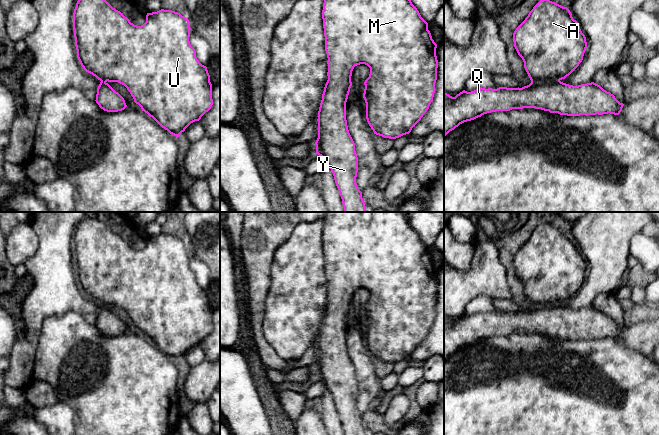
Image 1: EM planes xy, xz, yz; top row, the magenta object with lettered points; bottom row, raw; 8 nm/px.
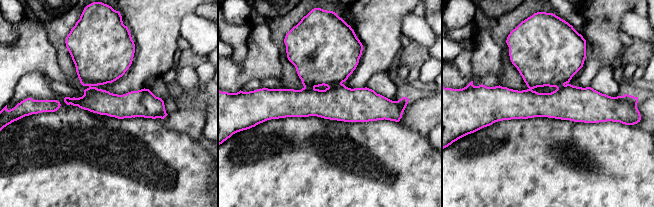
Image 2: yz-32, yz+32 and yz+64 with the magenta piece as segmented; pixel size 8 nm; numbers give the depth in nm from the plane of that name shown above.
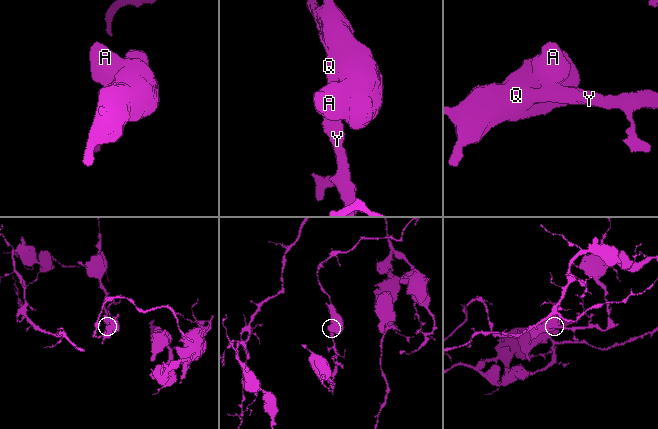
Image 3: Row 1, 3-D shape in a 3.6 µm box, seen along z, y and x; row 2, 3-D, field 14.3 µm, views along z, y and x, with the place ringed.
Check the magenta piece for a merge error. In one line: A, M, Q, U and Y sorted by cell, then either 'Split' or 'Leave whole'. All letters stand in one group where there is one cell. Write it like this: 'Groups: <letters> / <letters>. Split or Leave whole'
Groups: A M Q U Y. Leave whole

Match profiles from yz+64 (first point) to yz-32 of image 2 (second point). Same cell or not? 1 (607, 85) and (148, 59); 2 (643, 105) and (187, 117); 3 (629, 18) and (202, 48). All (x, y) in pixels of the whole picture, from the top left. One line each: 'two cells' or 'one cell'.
1: two cells
2: one cell
3: one cell

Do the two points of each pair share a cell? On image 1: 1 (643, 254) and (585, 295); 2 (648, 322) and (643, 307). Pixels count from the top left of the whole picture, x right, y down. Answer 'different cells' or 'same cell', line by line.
1: different cells
2: different cells

